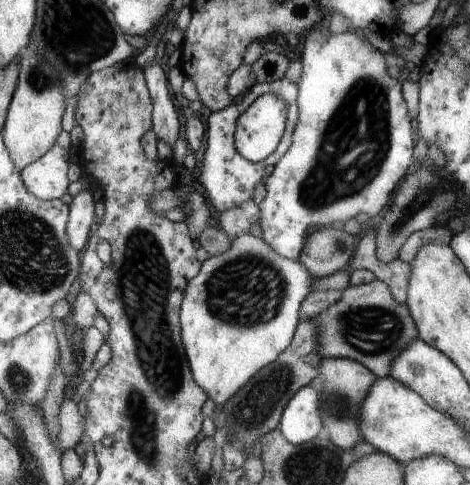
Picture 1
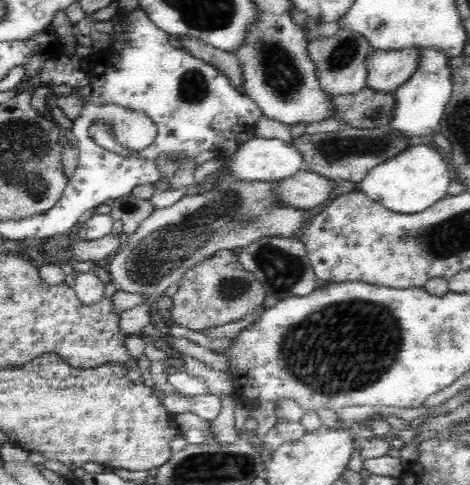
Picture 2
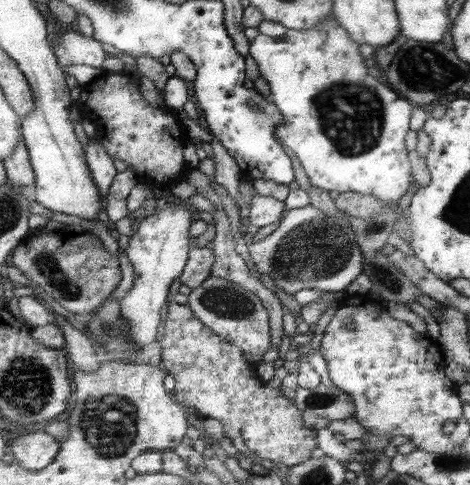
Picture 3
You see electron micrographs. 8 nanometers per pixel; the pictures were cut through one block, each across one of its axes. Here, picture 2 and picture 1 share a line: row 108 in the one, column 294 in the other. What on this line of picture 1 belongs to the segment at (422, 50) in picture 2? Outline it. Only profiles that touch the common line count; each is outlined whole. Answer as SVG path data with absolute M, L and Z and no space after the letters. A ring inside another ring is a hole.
M303 386L287 402L277 428L283 432L287 442L301 446L305 442L311 442L321 426L321 394L311 386Z

